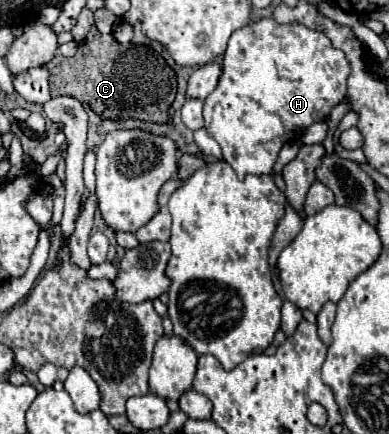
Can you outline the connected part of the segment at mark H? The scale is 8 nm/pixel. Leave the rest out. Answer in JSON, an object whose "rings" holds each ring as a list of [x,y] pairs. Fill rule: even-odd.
{"rings":[[[262,18],[258,22],[252,22],[240,30],[236,30],[228,42],[228,50],[224,54],[224,62],[222,62],[222,76],[220,76],[220,82],[216,86],[216,90],[204,100],[204,128],[208,130],[208,134],[212,134],[212,138],[216,138],[216,142],[220,144],[222,148],[222,156],[224,160],[236,170],[236,174],[270,174],[272,172],[272,166],[278,158],[278,152],[280,148],[286,144],[286,142],[292,142],[294,138],[300,136],[300,132],[304,128],[308,128],[312,122],[322,122],[328,118],[330,110],[344,98],[344,90],[346,90],[346,78],[350,74],[348,70],[348,60],[344,58],[344,52],[342,50],[336,50],[332,46],[332,42],[322,34],[322,32],[316,32],[316,30],[310,30],[306,26],[300,26],[300,24],[278,24],[274,22],[272,18]]]}

